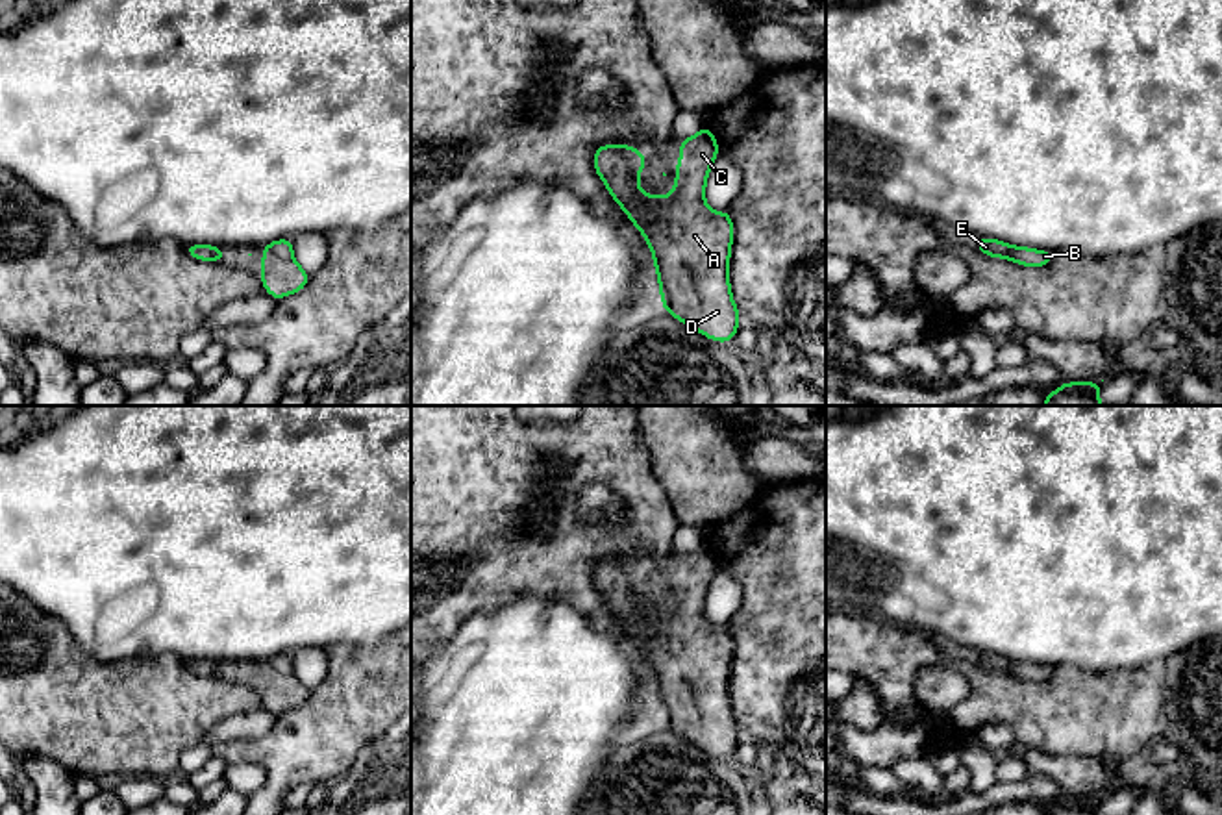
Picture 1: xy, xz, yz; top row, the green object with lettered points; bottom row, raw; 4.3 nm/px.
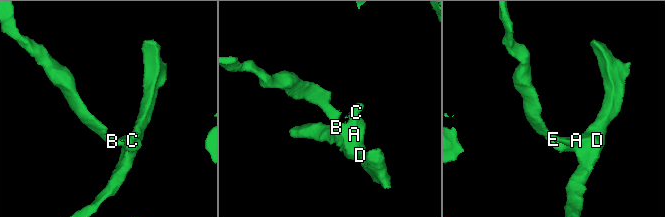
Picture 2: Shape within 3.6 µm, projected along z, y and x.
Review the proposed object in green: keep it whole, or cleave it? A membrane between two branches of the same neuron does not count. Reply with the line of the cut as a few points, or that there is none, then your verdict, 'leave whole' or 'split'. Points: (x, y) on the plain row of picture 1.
no cut | leave whole

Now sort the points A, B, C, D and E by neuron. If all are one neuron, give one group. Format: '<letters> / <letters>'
A B C D E

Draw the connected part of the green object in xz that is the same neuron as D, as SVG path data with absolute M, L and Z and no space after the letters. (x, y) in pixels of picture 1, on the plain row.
M704 541L696 550L680 556L680 578L674 585L678 596L668 611L644 609L639 602L639 587L648 576L637 561L602 559L594 565L594 585L607 606L644 650L652 663L661 706L661 721L680 737L717 756L733 756L739 730L729 702L729 667L733 639L729 624L715 628L705 619L705 596L711 580L718 572L713 546Z

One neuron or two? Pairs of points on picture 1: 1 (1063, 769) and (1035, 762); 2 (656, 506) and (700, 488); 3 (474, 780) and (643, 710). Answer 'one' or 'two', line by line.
1: one
2: two
3: two

